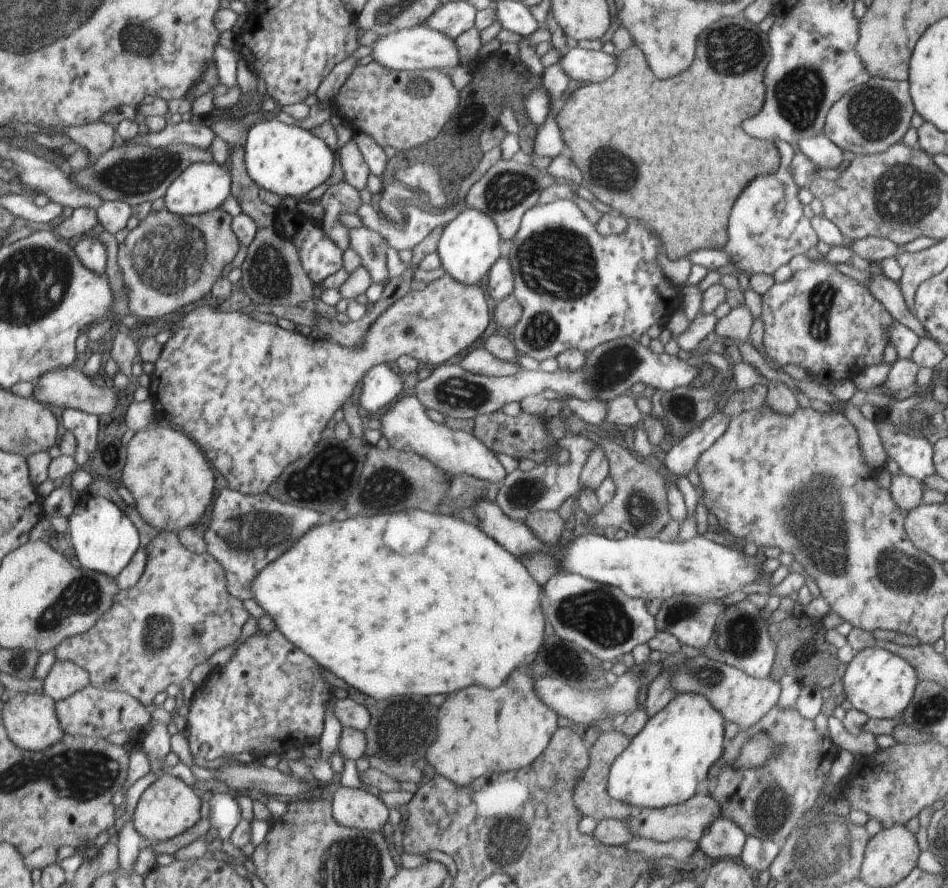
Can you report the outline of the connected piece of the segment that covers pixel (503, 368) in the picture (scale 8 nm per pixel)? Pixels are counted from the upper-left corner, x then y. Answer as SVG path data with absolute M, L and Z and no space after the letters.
M484 347L470 350L459 364L464 370L475 375L501 377L515 375L524 370L518 363L509 363L490 354Z

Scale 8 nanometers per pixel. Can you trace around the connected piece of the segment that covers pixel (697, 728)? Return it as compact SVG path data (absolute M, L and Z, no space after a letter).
M678 693L660 712L648 719L644 728L629 742L628 748L616 757L609 770L608 794L616 800L638 809L661 809L686 802L696 794L698 784L707 778L710 767L723 755L726 744L726 720L712 703L701 694Z

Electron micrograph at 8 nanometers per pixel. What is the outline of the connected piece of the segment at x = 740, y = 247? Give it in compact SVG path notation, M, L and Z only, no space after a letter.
M778 142L780 166L776 172L754 179L740 193L729 215L728 240L724 249L731 256L737 272L747 270L773 275L778 268L788 265L798 254L808 252L819 241L811 220L804 216L804 205L798 199L798 190L790 174L790 162L796 154L796 146Z

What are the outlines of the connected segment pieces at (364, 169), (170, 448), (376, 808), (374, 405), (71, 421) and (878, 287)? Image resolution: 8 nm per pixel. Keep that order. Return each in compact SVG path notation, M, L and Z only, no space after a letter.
M350 139L339 151L343 178L348 184L358 190L366 188L366 182L370 170L356 141Z
M160 425L139 430L129 440L127 459L122 471L123 486L134 498L142 520L162 533L178 534L194 528L206 512L214 494L214 472L202 450L186 434L178 434Z
M335 786L333 817L339 825L361 831L380 831L389 821L387 804L364 789Z
M376 365L362 379L362 394L360 405L368 412L382 410L388 402L396 400L404 386L402 375L399 375L390 365Z
M78 409L63 411L62 424L67 431L75 434L77 442L76 452L73 456L79 466L77 470L90 458L90 454L98 446L98 432L102 432L103 429L102 420L103 418L83 413Z
M882 270L880 276L871 275L871 282L868 284L872 294L884 305L884 308L890 313L890 316L900 324L907 326L908 329L916 333L920 339L930 339L931 334L924 328L924 325L918 321L913 310L903 297L900 286L896 281L887 278Z

